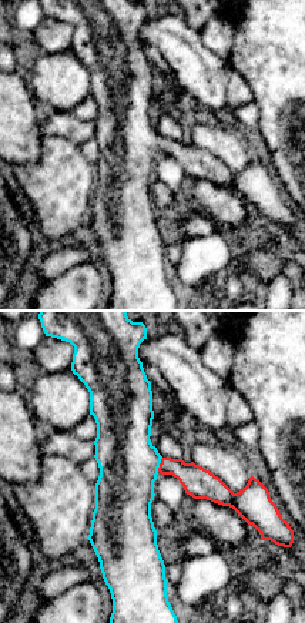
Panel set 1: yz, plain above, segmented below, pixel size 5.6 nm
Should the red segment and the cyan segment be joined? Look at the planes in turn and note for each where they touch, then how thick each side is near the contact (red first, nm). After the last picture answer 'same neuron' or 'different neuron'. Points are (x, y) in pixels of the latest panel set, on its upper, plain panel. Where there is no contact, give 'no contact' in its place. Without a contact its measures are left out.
contact (160, 146); calibres 170 and 340 nm

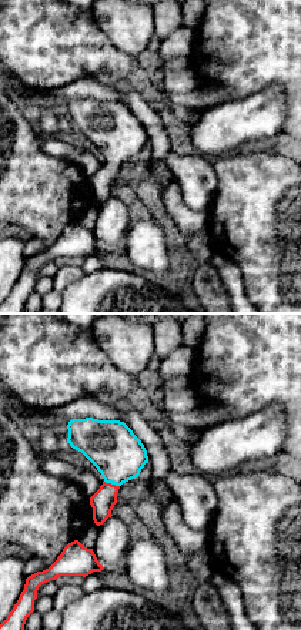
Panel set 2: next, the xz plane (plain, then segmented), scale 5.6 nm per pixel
contact (110, 164); calibres 140 and 300 nm

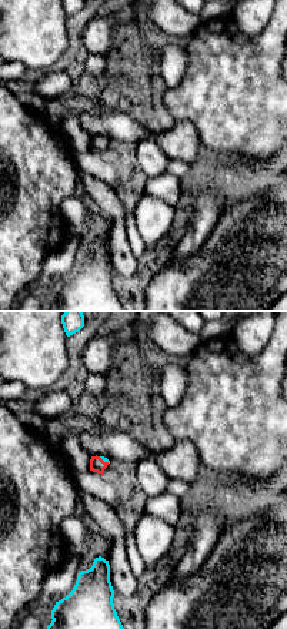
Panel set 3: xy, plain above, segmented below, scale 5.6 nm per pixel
contact (103, 141); calibres 80 and 20 nm

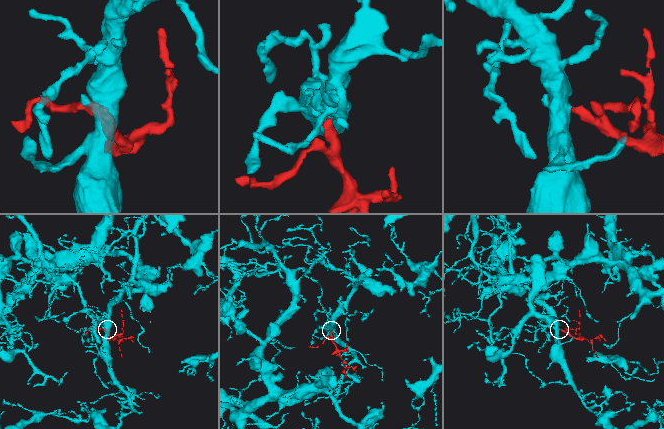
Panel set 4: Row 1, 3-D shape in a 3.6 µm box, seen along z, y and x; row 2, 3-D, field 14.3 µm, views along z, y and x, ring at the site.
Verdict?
same neuron

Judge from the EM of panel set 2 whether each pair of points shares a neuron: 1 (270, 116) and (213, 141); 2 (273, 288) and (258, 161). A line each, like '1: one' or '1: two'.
1: one
2: one

